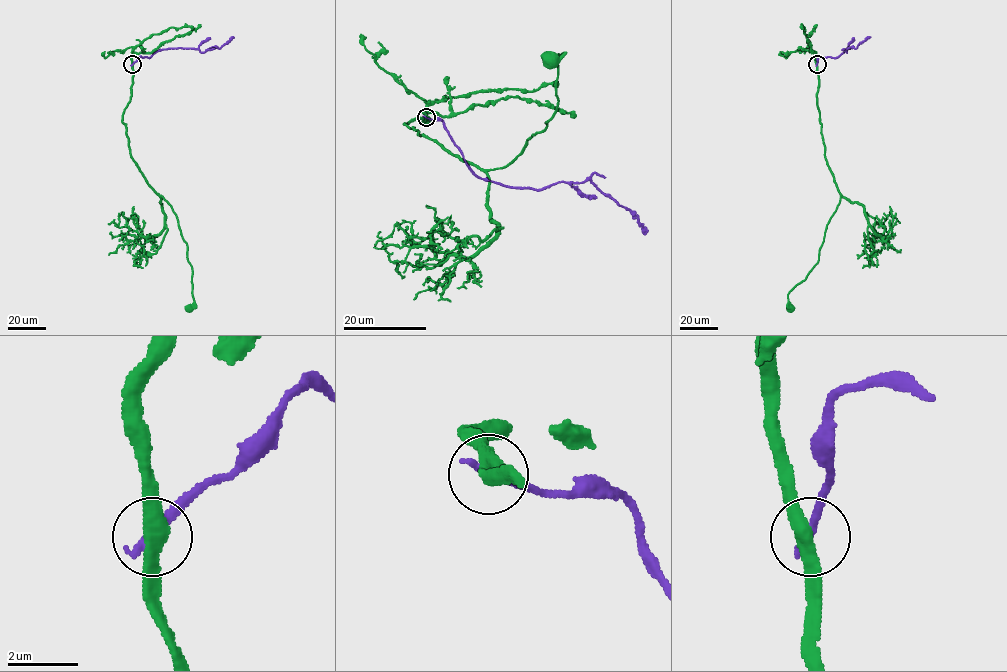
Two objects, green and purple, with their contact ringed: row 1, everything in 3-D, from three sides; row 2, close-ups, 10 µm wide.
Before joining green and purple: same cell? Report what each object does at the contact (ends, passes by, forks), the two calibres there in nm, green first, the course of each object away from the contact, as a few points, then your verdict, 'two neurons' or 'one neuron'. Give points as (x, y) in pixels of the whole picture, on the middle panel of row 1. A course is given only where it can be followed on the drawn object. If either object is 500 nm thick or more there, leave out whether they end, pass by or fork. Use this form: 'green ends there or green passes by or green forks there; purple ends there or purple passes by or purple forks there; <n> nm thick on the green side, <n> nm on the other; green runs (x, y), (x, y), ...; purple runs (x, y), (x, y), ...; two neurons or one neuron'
green passes by; purple ends there; 400 nm thick on the green side, 280 nm on the other; green runs (426, 118), (404, 124), (480, 169), (506, 166), (555, 112), (562, 55), (550, 62); purple runs (426, 118), (443, 122), (477, 176), (535, 189), (588, 180), (629, 209), (645, 234); two neurons

